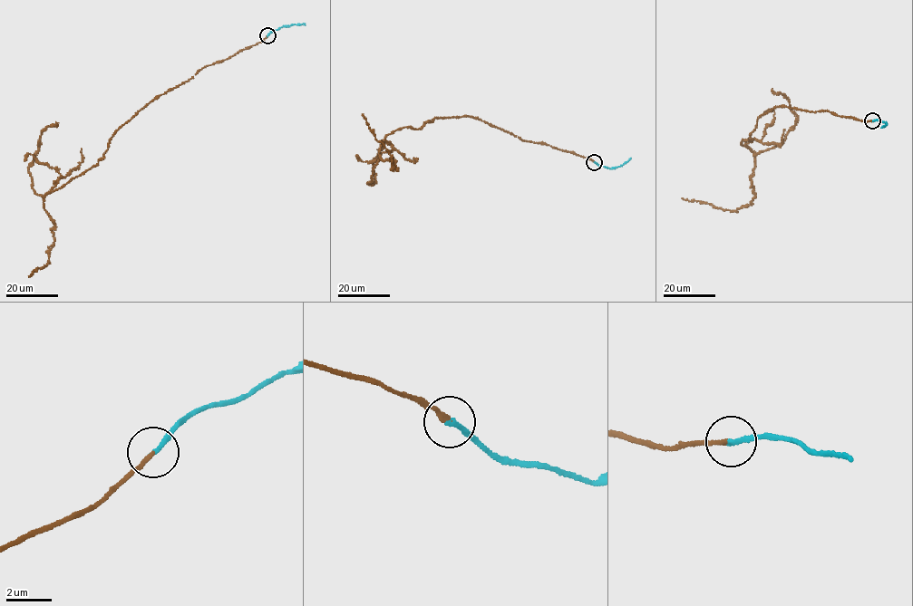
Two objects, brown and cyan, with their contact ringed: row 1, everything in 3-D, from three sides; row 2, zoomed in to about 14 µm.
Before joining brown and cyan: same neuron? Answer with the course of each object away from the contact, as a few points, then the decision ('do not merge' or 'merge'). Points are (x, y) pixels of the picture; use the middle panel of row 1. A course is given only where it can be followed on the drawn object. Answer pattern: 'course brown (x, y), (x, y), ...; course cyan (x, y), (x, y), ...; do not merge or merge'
course brown (594, 162), (465, 116), (387, 134), (379, 152), (394, 160), (393, 169), (362, 114); course cyan (594, 162), (615, 168), (630, 158); merge

